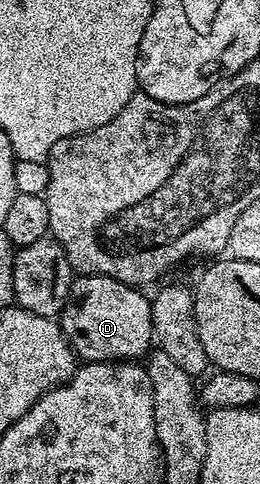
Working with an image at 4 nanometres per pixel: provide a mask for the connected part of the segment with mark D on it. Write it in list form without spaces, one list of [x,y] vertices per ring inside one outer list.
[[[76,276],[71,282],[71,294],[61,314],[62,331],[75,350],[76,358],[87,363],[146,358],[153,345],[153,334],[151,302],[148,294],[143,293],[146,292],[134,285],[114,281],[111,277]]]

